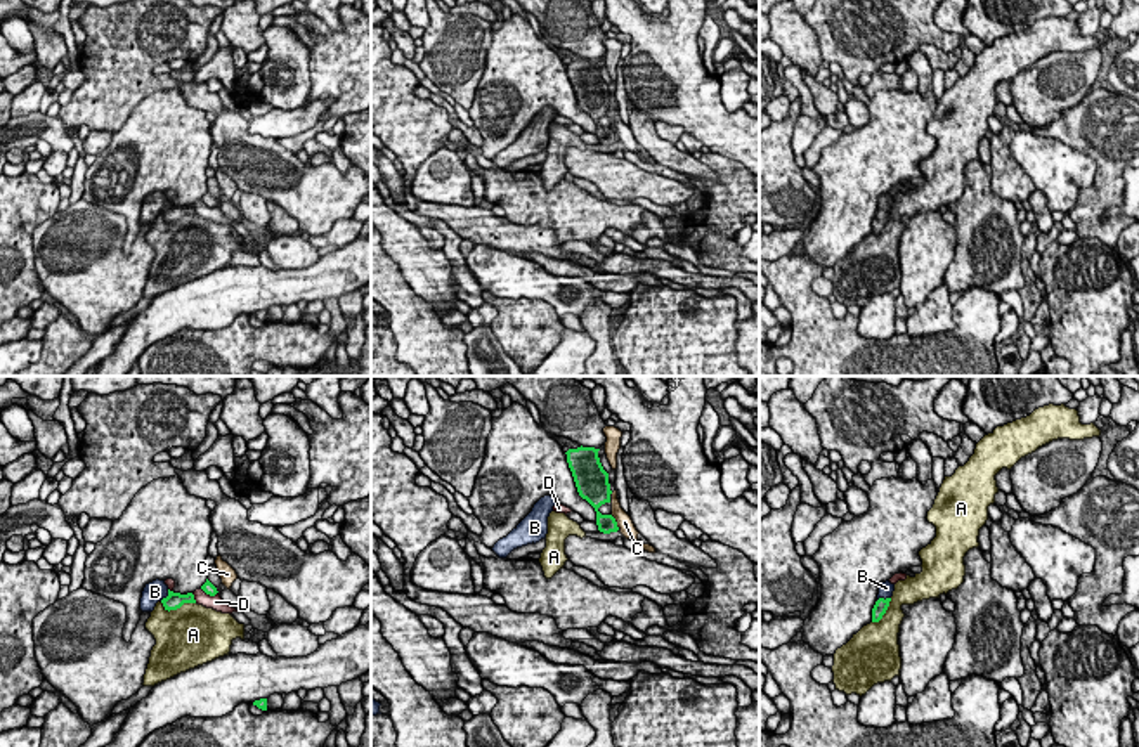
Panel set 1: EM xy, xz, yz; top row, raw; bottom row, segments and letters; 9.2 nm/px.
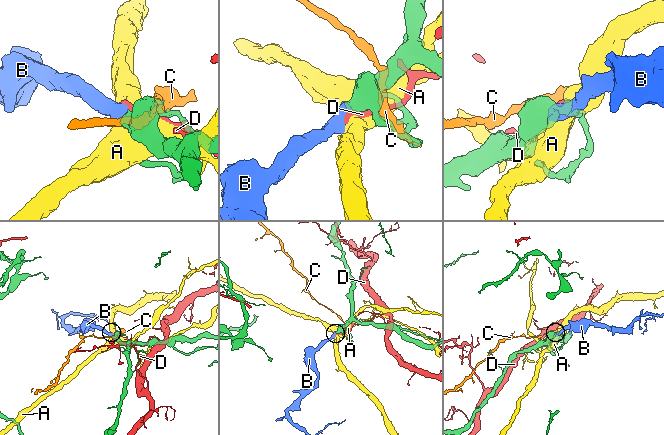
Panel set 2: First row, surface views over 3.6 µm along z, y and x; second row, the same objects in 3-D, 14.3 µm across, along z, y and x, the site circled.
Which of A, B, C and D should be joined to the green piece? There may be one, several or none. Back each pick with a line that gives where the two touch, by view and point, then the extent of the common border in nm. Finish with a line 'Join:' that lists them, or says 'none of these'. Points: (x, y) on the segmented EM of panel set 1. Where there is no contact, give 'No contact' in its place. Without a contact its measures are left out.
B: Touches green at xy (167, 597). Shared border 140 nm
Join: B

